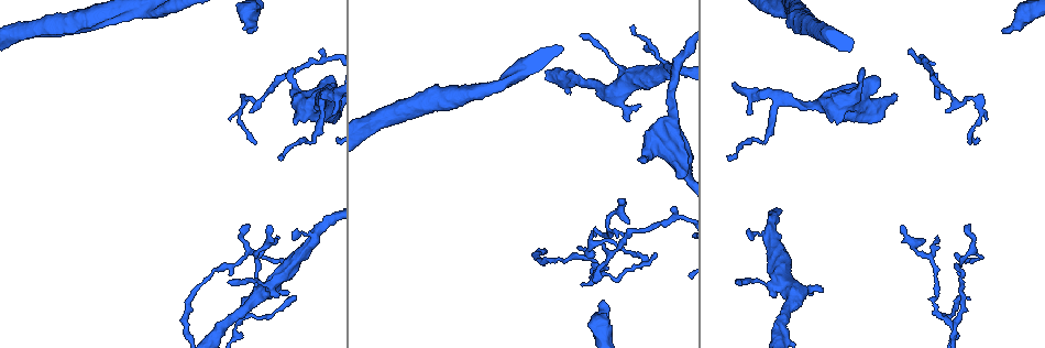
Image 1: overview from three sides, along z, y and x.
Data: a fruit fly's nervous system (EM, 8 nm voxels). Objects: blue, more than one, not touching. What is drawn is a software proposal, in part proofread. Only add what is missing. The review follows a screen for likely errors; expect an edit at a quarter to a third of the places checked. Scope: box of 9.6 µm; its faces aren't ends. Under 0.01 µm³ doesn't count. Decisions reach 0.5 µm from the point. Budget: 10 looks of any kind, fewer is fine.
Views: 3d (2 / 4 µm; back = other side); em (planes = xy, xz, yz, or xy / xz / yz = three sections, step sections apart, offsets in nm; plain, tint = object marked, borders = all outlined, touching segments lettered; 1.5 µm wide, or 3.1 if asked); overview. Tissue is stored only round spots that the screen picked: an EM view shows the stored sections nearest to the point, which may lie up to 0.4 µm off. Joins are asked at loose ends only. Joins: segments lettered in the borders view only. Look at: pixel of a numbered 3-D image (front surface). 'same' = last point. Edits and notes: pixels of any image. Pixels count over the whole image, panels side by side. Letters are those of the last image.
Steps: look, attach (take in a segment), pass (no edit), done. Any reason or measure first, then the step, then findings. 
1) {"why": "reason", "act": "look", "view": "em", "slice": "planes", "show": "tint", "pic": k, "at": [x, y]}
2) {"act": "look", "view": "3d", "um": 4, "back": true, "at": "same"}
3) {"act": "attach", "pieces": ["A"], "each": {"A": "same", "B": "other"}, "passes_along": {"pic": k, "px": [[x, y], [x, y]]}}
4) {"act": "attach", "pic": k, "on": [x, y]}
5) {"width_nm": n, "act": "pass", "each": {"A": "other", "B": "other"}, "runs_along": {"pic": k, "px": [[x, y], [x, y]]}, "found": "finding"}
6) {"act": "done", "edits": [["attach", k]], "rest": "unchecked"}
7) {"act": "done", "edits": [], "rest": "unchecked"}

{"act": "look", "view": "3d", "um": 2, "pic": 1, "at": [292, 68]}

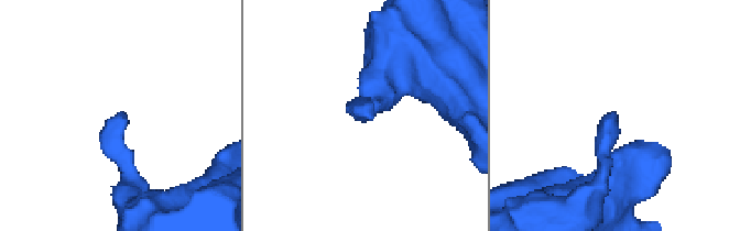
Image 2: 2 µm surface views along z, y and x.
{"why": "shape alone is not enough", "act": "look", "view": "em", "slice": "planes", "show": "borders", "pic": 2, "at": [124, 114]}

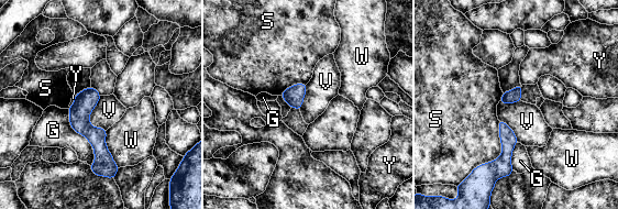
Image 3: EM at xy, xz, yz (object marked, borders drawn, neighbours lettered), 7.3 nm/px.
{"act": "pass", "each": {"G": "other", "S": "other", "V": "other", "W": "other", "Y": "other"}, "border": {"pic": 3, "px": [[279, 96], [290, 108]]}, "found": "none of them fits"}

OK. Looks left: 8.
{"why": "an open end", "act": "look", "view": "3d", "um": 2, "pic": 1, "at": [250, 31]}

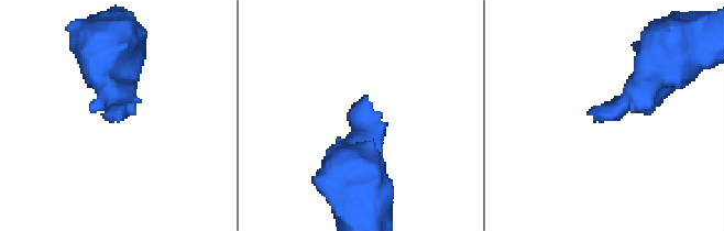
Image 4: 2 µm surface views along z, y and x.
{"why": "now the EM", "act": "look", "view": "em", "slice": "planes", "show": "borders", "pic": 4, "at": [117, 112]}

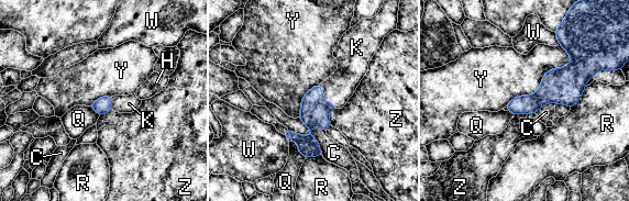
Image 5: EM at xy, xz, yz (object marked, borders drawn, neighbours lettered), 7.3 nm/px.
{"width_nm": 130, "act": "attach", "pieces": ["K"], "each": {"C": "other", "H": "other", "K": "same", "Q": "other", "R": "other", "W": "other", "Y": "other", "Z": "other"}, "passes_along": {"pic": 5, "px": [[315, 112], [323, 99], [340, 86]]}, "found": "the neuron continues"}

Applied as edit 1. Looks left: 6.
{"act": "look", "view": "overview"}

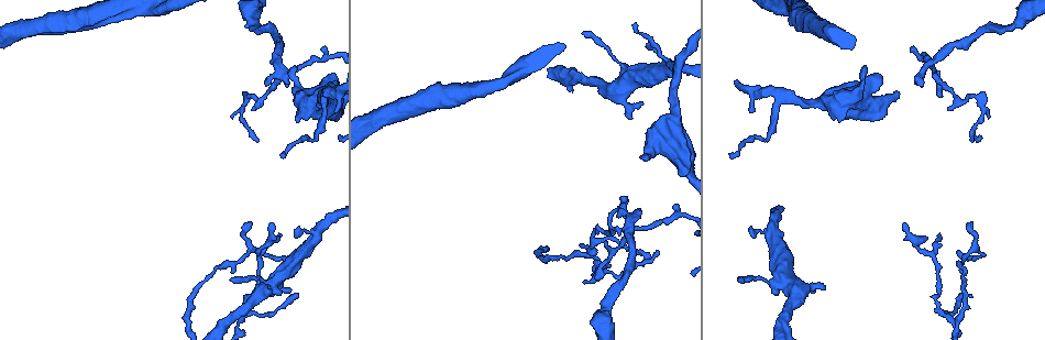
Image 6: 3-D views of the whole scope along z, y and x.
{"why": "tapers out", "act": "look", "view": "3d", "um": 4, "pic": 6, "at": [611, 264]}

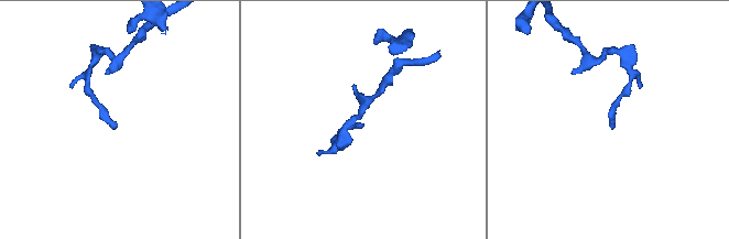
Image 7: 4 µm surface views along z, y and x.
{"why": "now the EM", "act": "look", "view": "em", "slice": "yz", "step": 8, "show": "borders", "pic": 7, "at": [612, 126]}

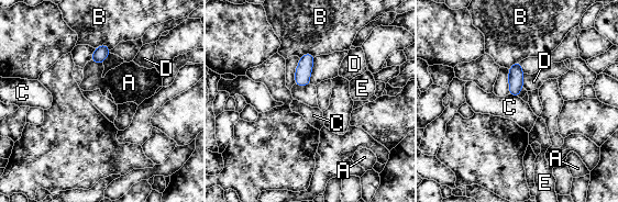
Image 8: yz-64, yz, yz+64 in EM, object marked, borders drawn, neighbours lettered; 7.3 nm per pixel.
{"why": "another direction", "act": "look", "view": "em", "slice": "planes", "show": "borders", "at": "same"}

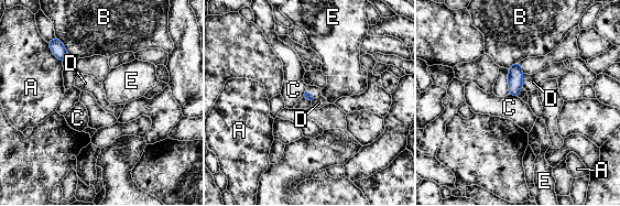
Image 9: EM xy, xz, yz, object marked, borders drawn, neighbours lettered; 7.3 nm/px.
{"act": "pass", "each": {"A": "other", "B": "other", "C": "other", "D": "other", "E": "other"}, "found": "no lettered segment goes on from it"}

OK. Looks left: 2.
{"why": "an open end", "act": "look", "view": "em", "slice": "yz", "step": 4, "show": "borders", "pic": 6, "at": [279, 233]}

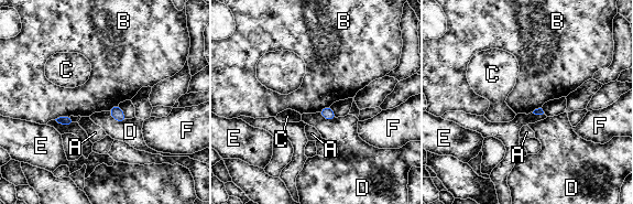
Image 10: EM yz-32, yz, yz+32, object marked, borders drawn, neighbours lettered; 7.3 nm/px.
{"act": "look", "view": "em", "slice": "planes", "show": "borders", "at": "same"}

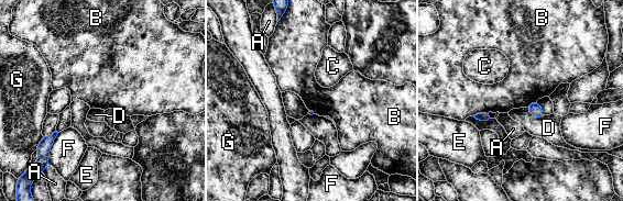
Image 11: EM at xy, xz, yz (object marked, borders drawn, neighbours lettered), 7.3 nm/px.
{"act": "pass", "each": {"A": "other", "B": "other", "C": "other", "D": "other", "E": "other", "F": "other", "G": "other"}, "found": "no lettered segment goes on from it"}

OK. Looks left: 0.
{"act": "done", "edits": [["attach", 5]], "rest": "unchecked"}

